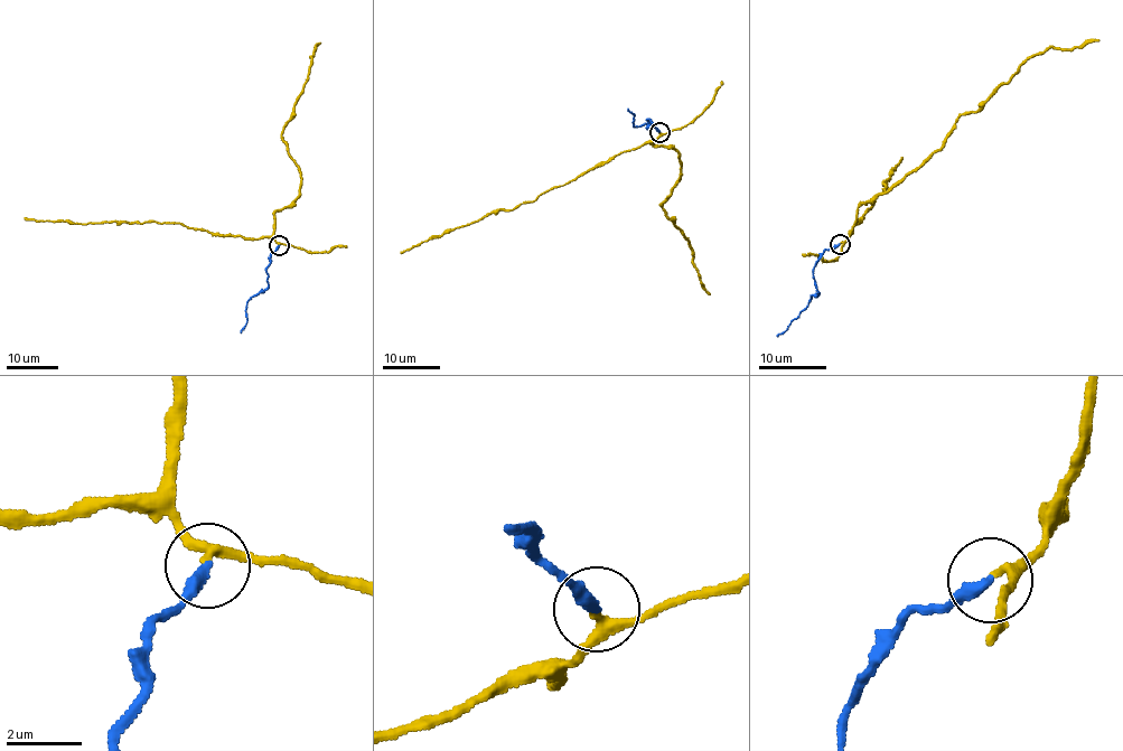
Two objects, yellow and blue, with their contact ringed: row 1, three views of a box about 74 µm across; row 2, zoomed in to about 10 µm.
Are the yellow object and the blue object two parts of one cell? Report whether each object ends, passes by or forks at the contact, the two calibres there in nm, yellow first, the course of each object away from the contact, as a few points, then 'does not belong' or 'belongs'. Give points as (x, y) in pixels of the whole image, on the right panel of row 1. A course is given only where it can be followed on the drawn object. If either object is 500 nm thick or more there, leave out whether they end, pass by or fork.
yellow passes by; blue ends there; 240 nm thick on the yellow side, 320 nm on the other; yellow runs (839, 243), (850, 235), (857, 207), (927, 161), (956, 120), (981, 106), (1032, 57), (1051, 47), (1100, 41); blue runs (839, 244), (823, 252), (814, 266), (816, 293), (810, 296), (808, 304), (777, 336); belongs

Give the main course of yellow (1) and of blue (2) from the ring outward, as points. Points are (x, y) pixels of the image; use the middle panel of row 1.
1: (658, 131), (651, 141), (671, 146), (681, 167), (679, 184), (661, 205), (691, 246), (701, 284), (711, 294)
2: (660, 131), (647, 119), (654, 124), (635, 127), (635, 115), (627, 109)

